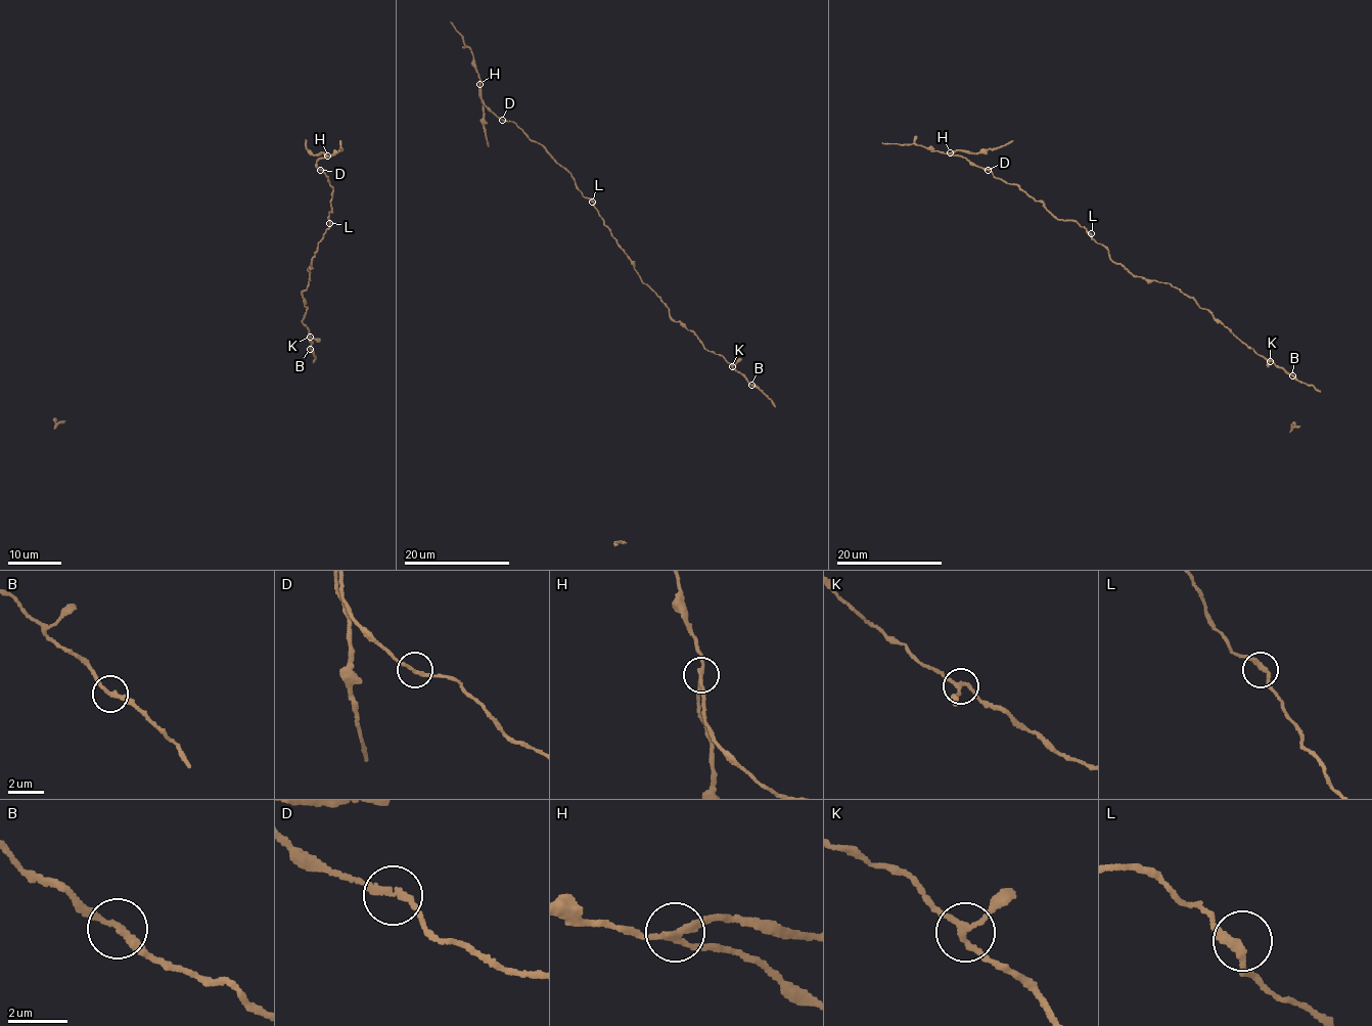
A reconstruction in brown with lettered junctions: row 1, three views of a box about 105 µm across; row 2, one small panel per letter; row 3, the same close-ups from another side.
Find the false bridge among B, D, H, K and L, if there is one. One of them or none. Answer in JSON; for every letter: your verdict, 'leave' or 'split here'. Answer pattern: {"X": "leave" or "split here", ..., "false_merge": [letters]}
{"B": "leave", "D": "leave", "H": "split here", "K": "leave", "L": "leave", "false_merge": ["H"]}

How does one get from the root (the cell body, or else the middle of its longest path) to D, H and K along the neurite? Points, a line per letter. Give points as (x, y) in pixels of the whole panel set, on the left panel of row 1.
D: (304, 291), (310, 280), (308, 268), (333, 213), (333, 191), (321, 170)
H: (304, 291), (310, 280), (308, 268), (333, 213), (331, 185), (317, 165), (326, 154)
K: (304, 291), (306, 308), (302, 320), (310, 337)

